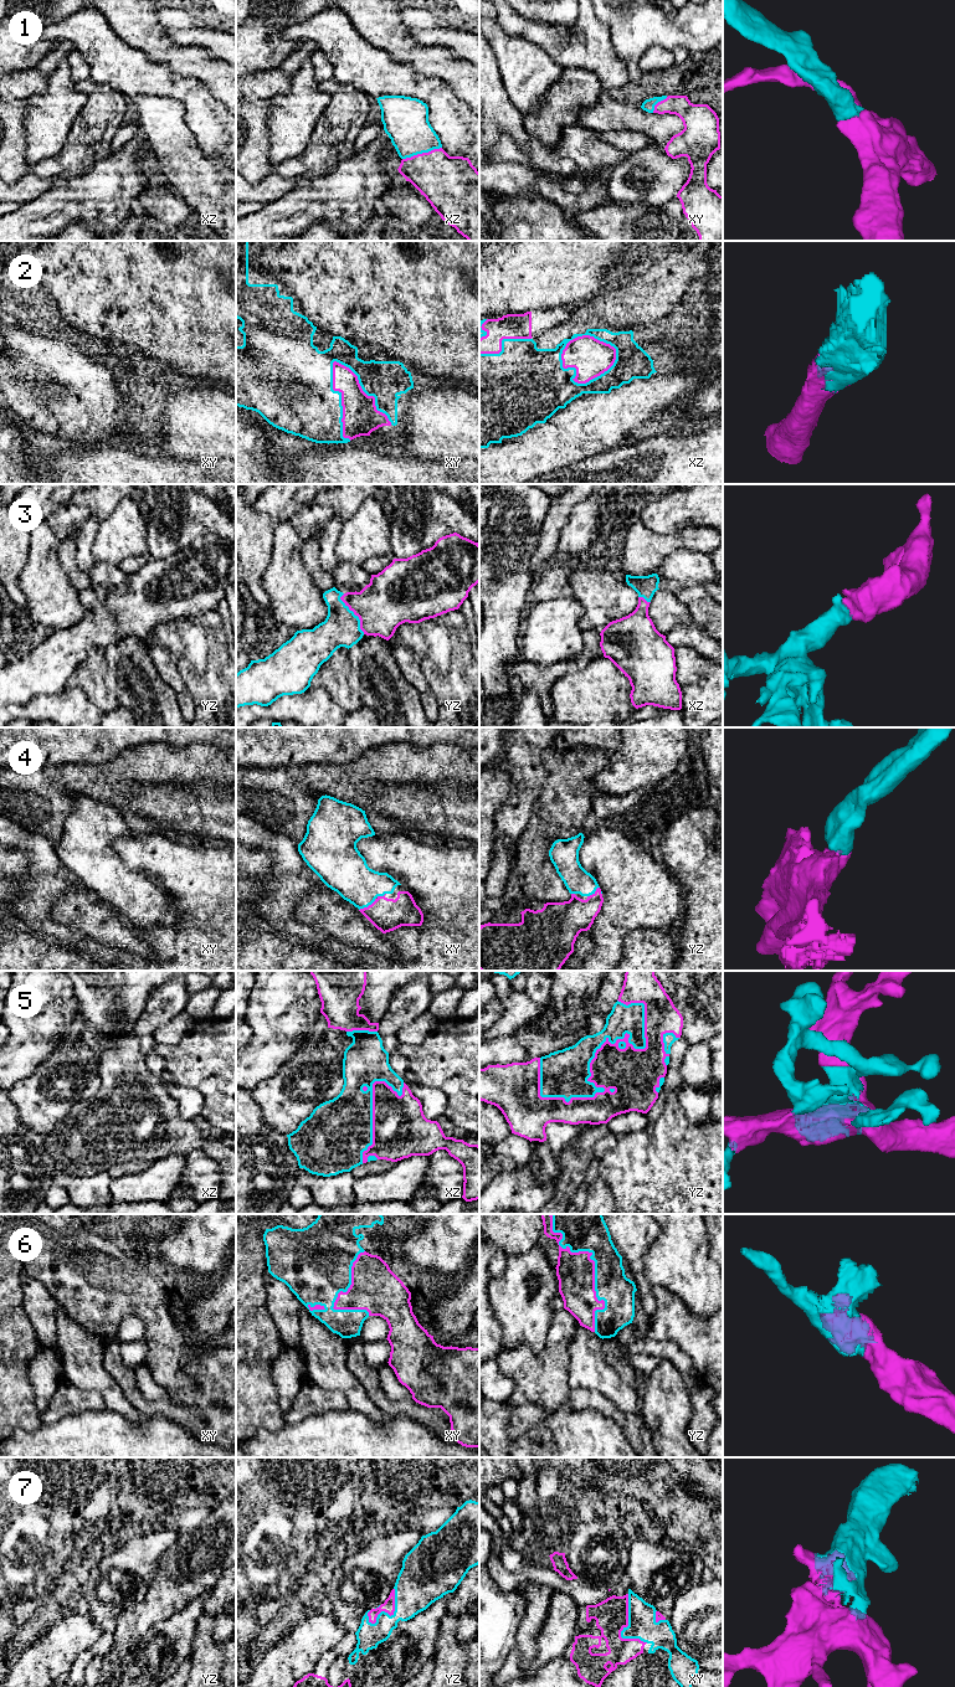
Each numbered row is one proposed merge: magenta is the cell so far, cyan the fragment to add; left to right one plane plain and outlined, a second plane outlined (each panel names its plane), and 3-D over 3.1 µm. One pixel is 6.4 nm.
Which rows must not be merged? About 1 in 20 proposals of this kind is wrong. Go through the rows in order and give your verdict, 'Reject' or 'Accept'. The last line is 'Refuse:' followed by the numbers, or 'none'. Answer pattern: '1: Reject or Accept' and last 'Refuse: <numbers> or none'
1: Accept
2: Accept
3: Accept
4: Accept
5: Accept
6: Accept
7: Accept
Refuse: none

